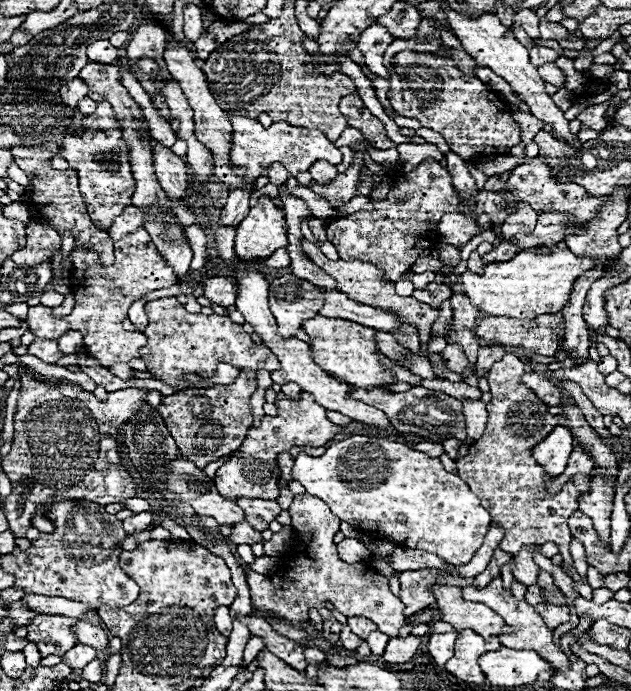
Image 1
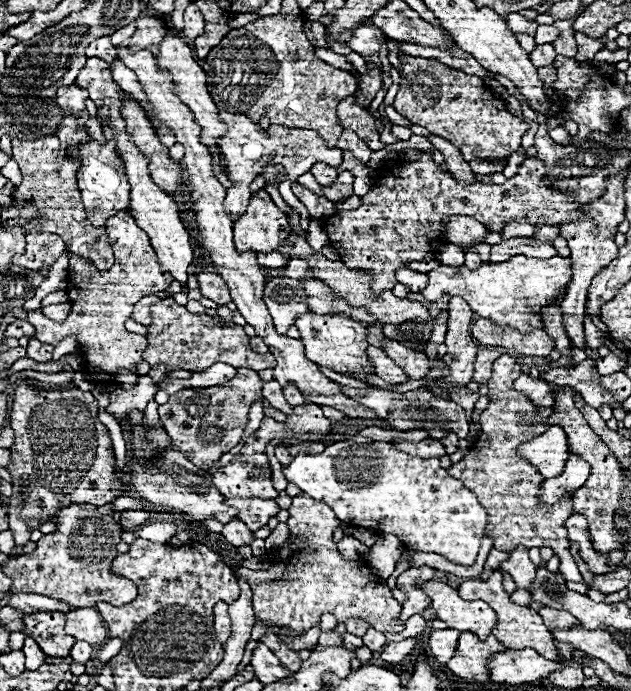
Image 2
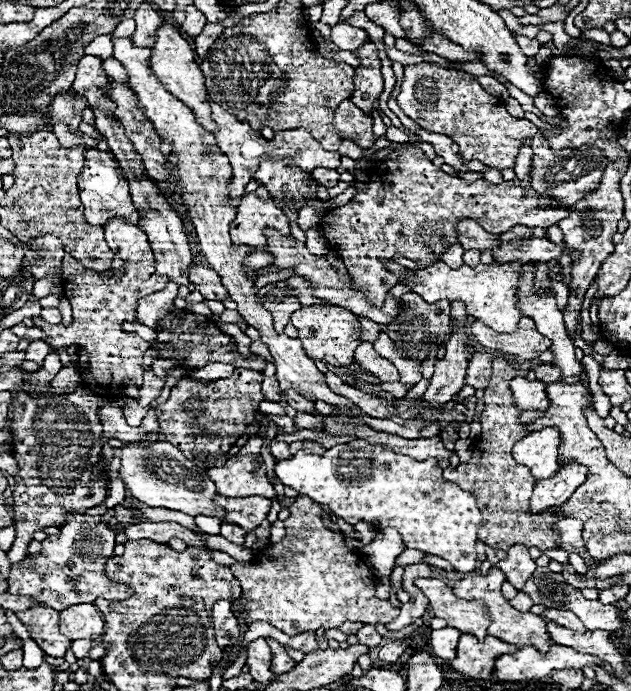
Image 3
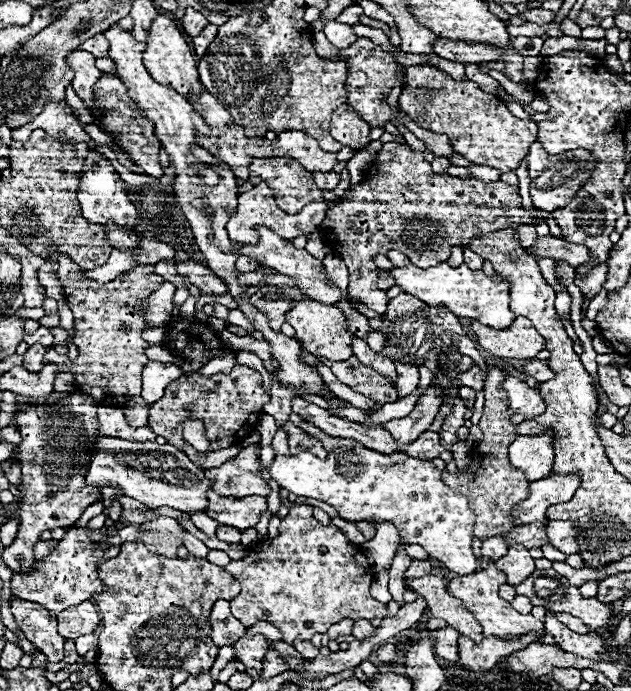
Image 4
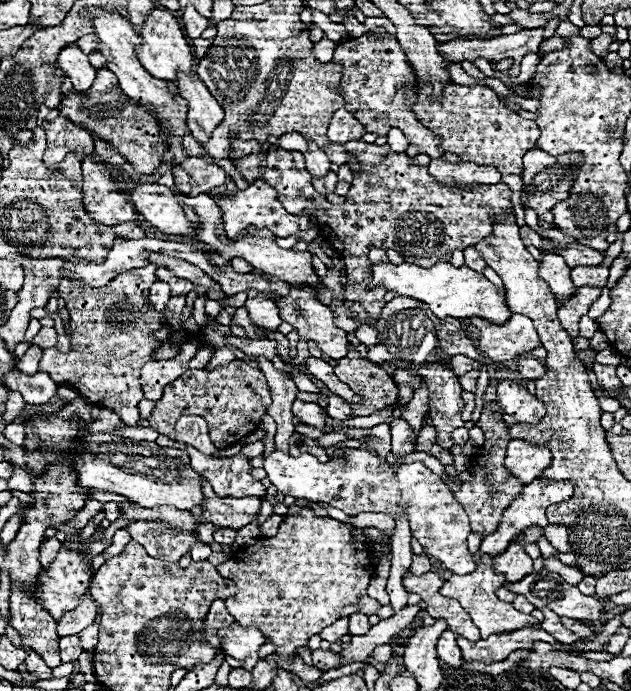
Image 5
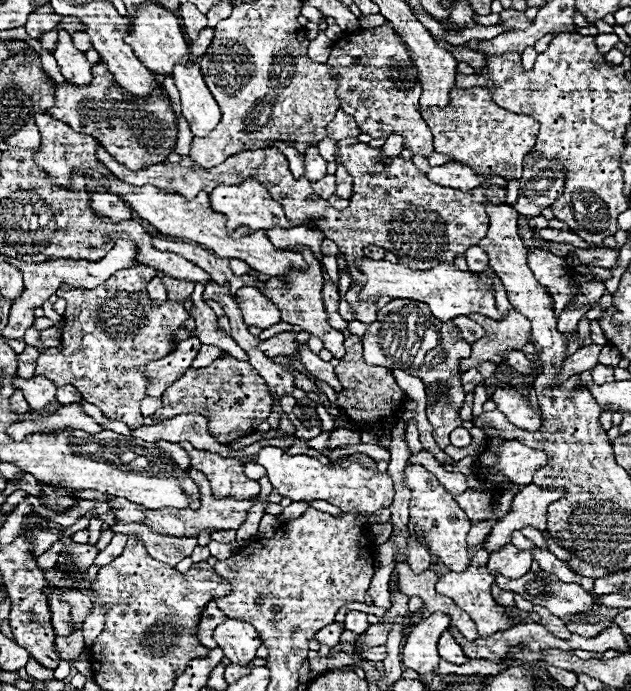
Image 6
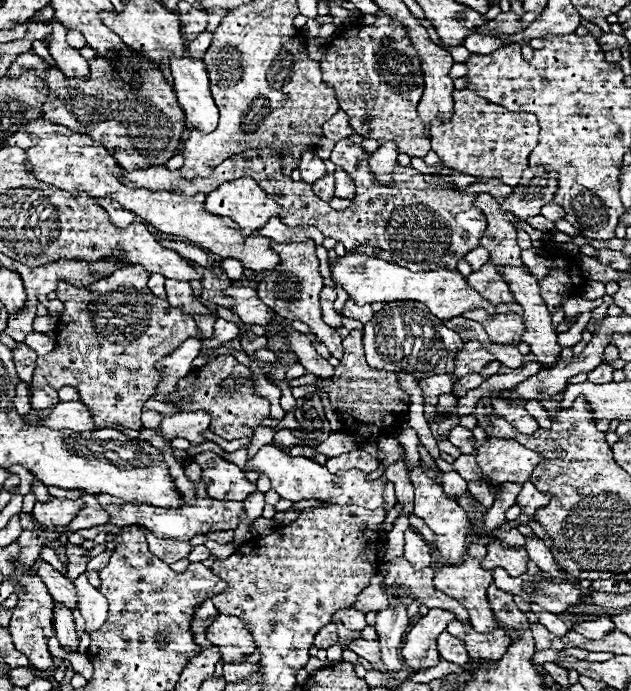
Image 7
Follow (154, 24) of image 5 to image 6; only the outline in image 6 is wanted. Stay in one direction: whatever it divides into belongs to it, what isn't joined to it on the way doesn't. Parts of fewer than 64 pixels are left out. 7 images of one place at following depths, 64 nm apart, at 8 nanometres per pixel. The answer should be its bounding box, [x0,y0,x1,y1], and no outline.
[126,2,190,76]

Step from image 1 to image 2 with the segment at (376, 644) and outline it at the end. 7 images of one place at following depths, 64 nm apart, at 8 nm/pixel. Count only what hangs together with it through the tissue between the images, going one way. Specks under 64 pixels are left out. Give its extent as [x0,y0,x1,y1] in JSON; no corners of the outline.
[364,628,386,652]

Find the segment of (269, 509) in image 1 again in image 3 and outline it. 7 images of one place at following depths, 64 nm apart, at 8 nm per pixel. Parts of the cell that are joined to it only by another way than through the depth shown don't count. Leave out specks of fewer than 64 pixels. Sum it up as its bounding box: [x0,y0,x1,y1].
[214,496,272,530]

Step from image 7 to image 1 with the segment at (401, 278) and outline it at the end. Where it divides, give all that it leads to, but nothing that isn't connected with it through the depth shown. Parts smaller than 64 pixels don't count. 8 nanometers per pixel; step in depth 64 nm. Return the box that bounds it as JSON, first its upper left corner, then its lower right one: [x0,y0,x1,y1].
[448,246,594,329]

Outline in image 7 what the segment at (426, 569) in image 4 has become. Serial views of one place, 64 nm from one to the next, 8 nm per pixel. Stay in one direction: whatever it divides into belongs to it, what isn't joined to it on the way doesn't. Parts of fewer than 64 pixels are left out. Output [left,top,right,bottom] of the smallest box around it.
[404,530,430,570]

